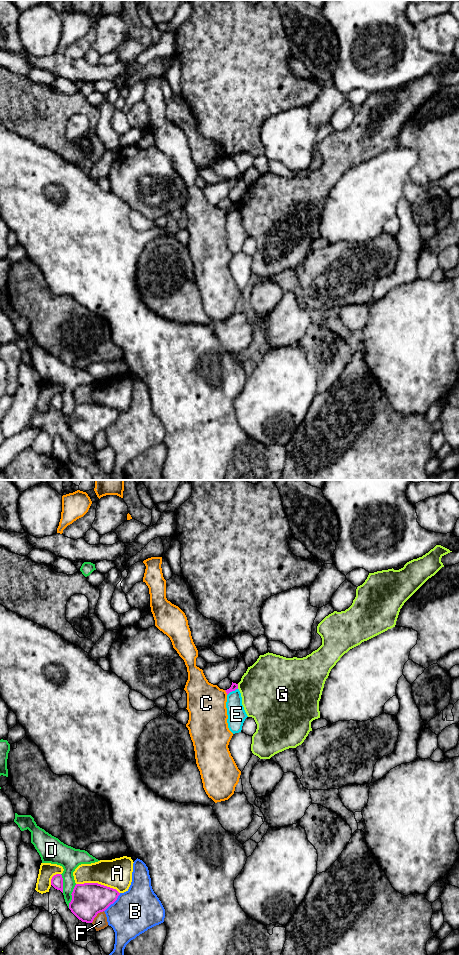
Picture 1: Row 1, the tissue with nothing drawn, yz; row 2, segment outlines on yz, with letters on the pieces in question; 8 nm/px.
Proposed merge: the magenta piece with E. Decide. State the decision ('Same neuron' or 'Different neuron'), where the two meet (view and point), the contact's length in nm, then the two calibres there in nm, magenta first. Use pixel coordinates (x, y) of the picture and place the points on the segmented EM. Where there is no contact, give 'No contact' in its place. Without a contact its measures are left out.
Different neuron. Touches magenta at yz (232, 690). Shared border 110 nm. Thickness 60 nm (magenta) against 140 nm

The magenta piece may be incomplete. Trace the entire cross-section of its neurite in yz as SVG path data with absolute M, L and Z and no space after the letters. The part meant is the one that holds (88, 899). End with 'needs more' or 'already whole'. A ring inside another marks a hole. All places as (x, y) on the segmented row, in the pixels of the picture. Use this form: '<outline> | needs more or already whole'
M84 883L76 884L71 895L71 912L82 922L92 923L98 913L117 900L120 893L98 883Z | already whole

